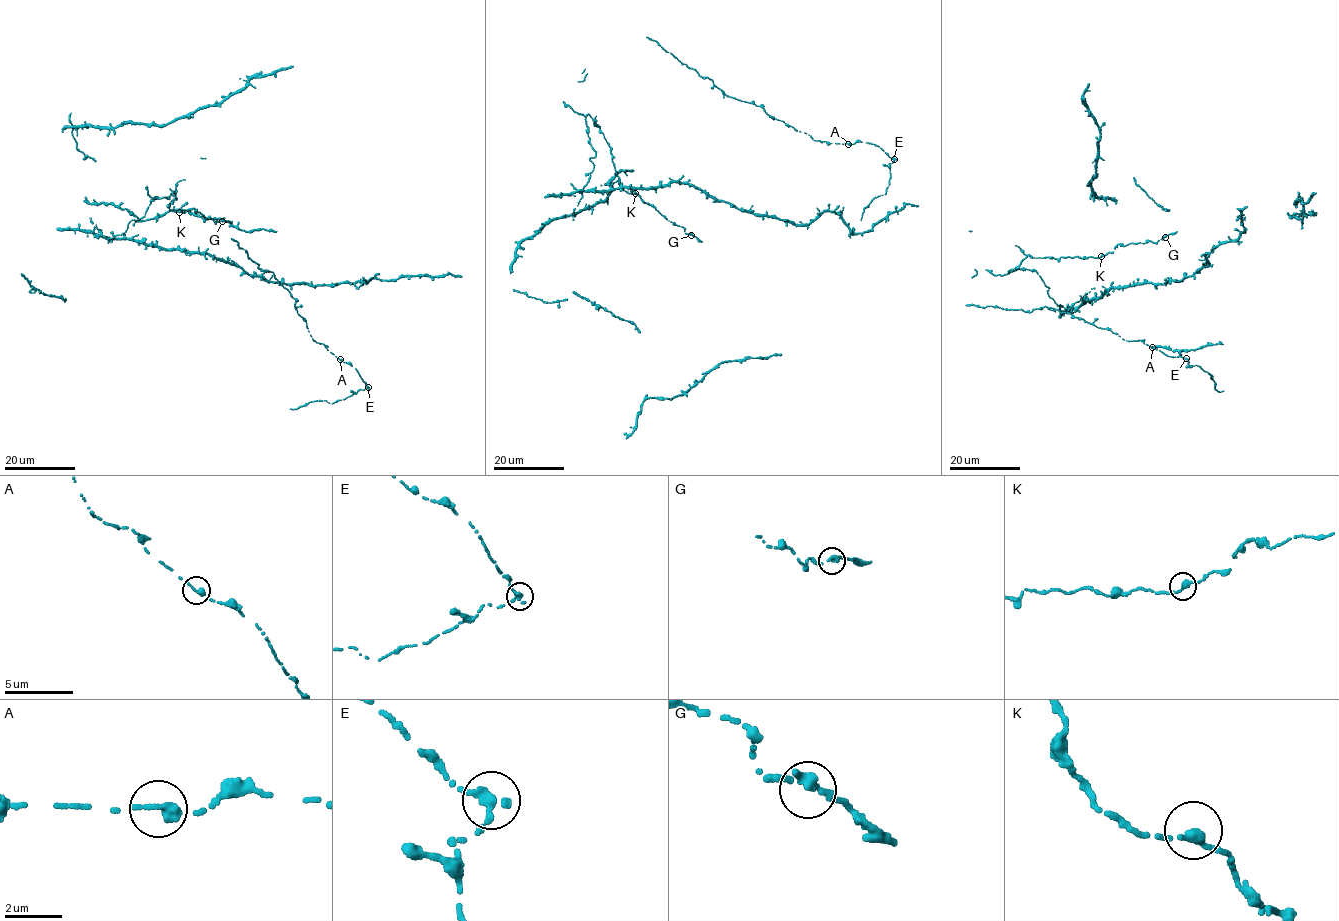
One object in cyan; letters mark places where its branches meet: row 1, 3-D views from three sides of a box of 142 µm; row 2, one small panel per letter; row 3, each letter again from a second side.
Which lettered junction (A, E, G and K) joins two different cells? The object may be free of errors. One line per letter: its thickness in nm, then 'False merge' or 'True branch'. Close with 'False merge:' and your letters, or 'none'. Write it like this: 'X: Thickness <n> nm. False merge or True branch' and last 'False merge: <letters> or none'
A: Thickness 280 nm. True branch
E: Thickness 280 nm. False merge
G: Thickness 280 nm. True branch
K: Thickness 280 nm. True branch
False merge: E

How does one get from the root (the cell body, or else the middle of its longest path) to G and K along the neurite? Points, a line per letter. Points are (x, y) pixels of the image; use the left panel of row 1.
G: (131, 220), (145, 215), (154, 199), (176, 191), (168, 207), (172, 211), (195, 209), (222, 221)
K: (131, 220), (145, 215), (154, 199), (167, 198), (176, 191), (176, 199), (168, 207), (179, 212)

